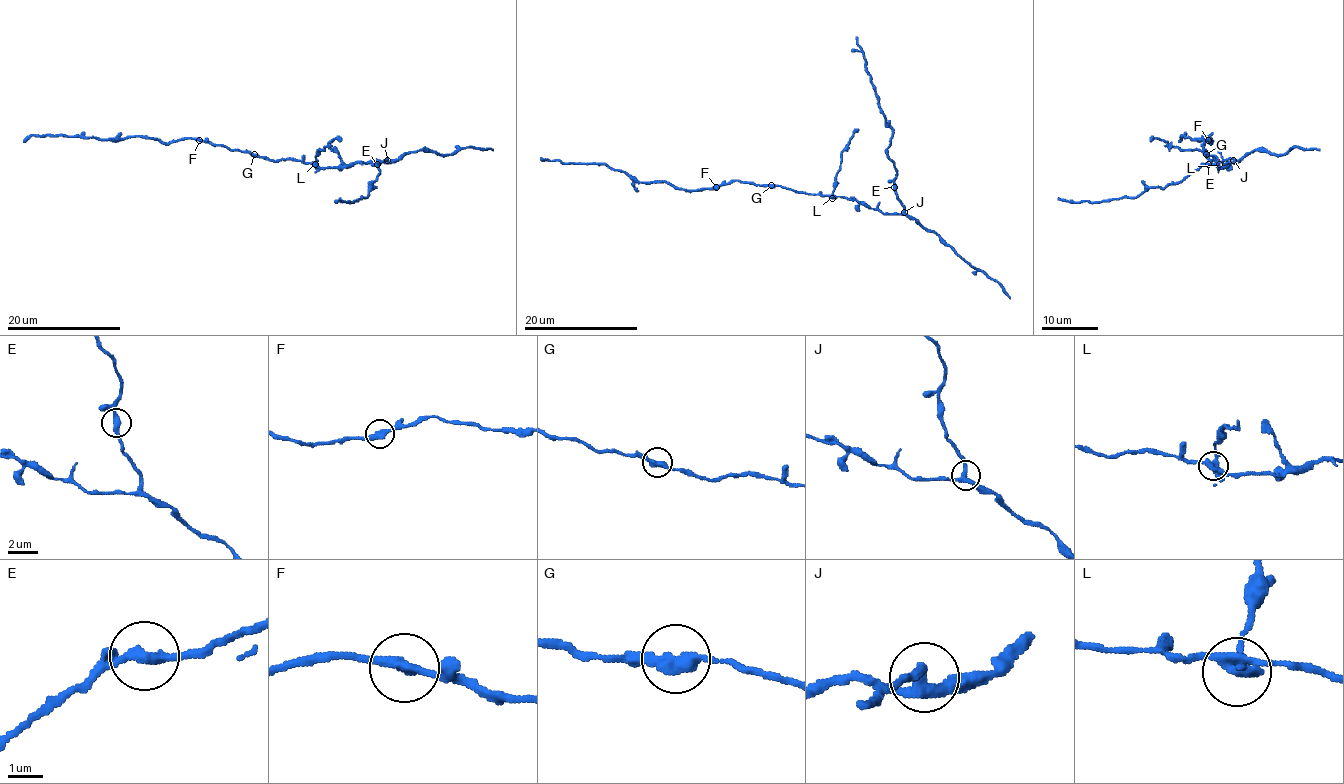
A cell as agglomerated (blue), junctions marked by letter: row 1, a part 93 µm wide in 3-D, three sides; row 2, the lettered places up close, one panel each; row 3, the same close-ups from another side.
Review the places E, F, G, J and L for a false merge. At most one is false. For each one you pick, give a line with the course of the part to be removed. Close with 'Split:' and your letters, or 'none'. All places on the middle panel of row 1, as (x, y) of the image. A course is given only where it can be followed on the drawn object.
L: foreign part runs (832, 198), (841, 151), (858, 129)
Split: L

